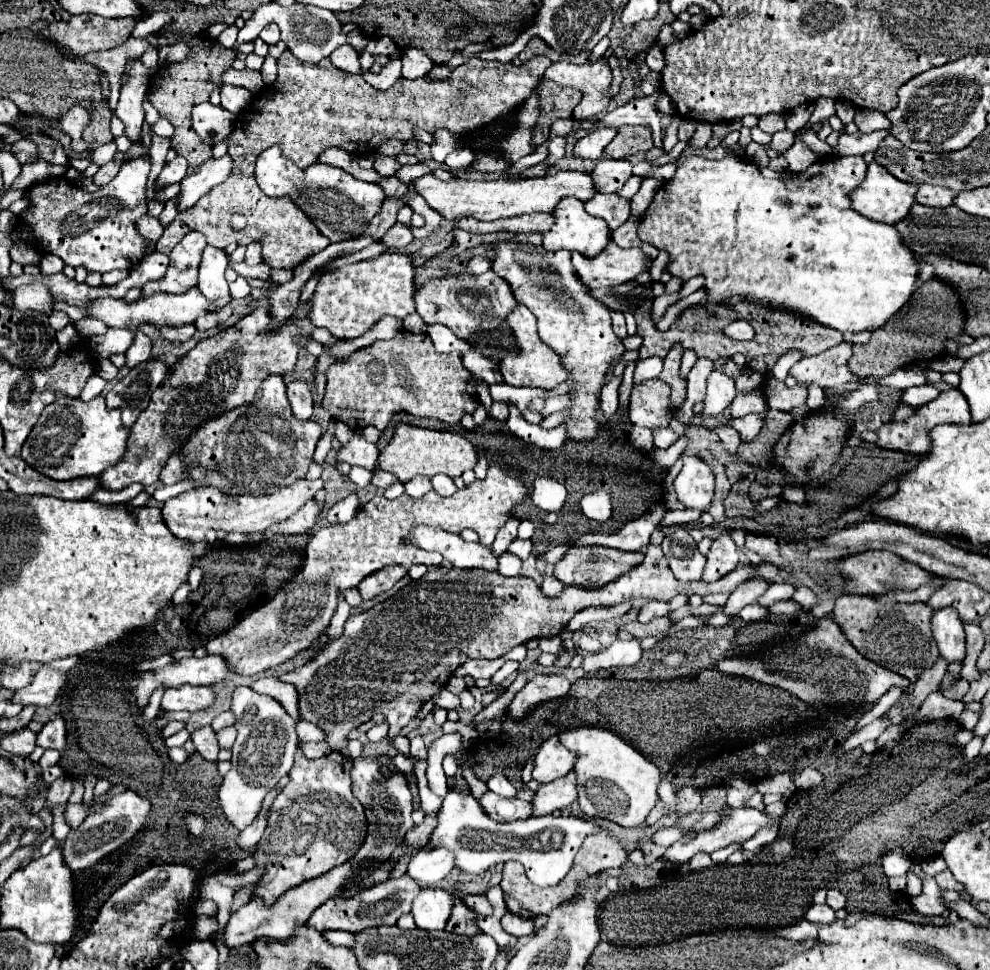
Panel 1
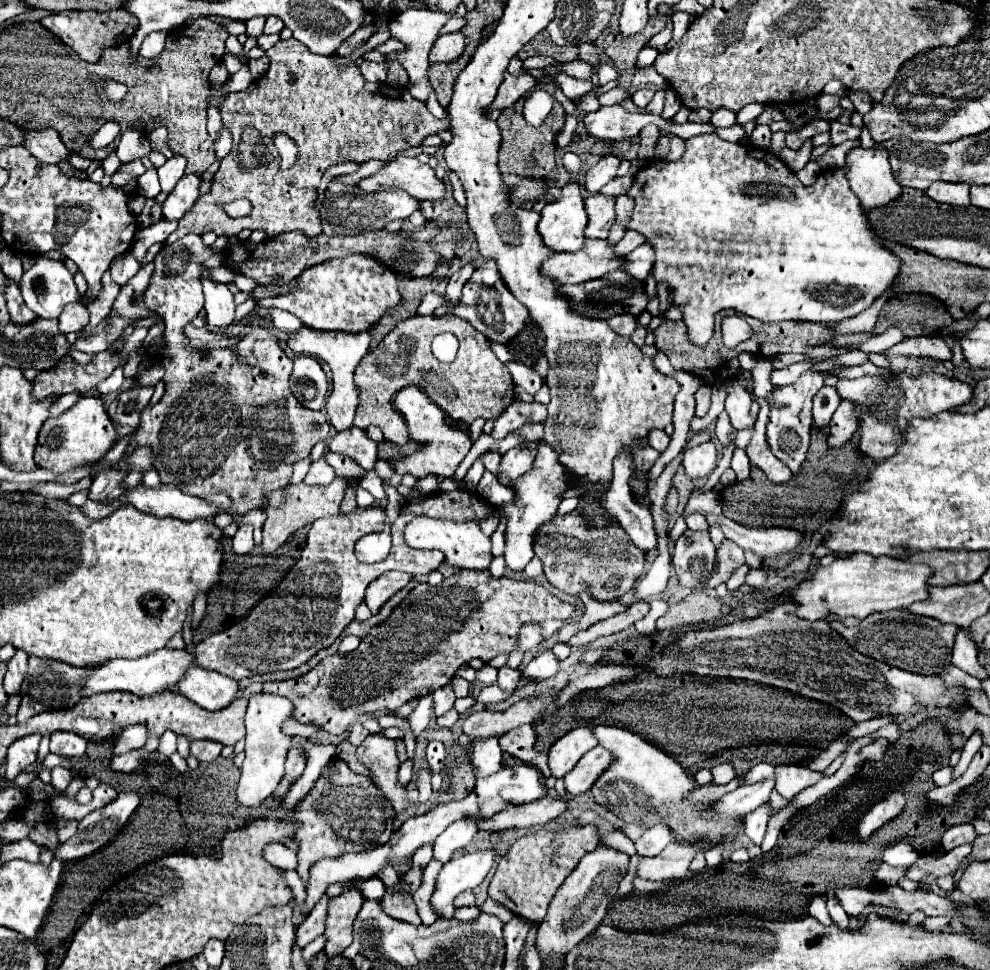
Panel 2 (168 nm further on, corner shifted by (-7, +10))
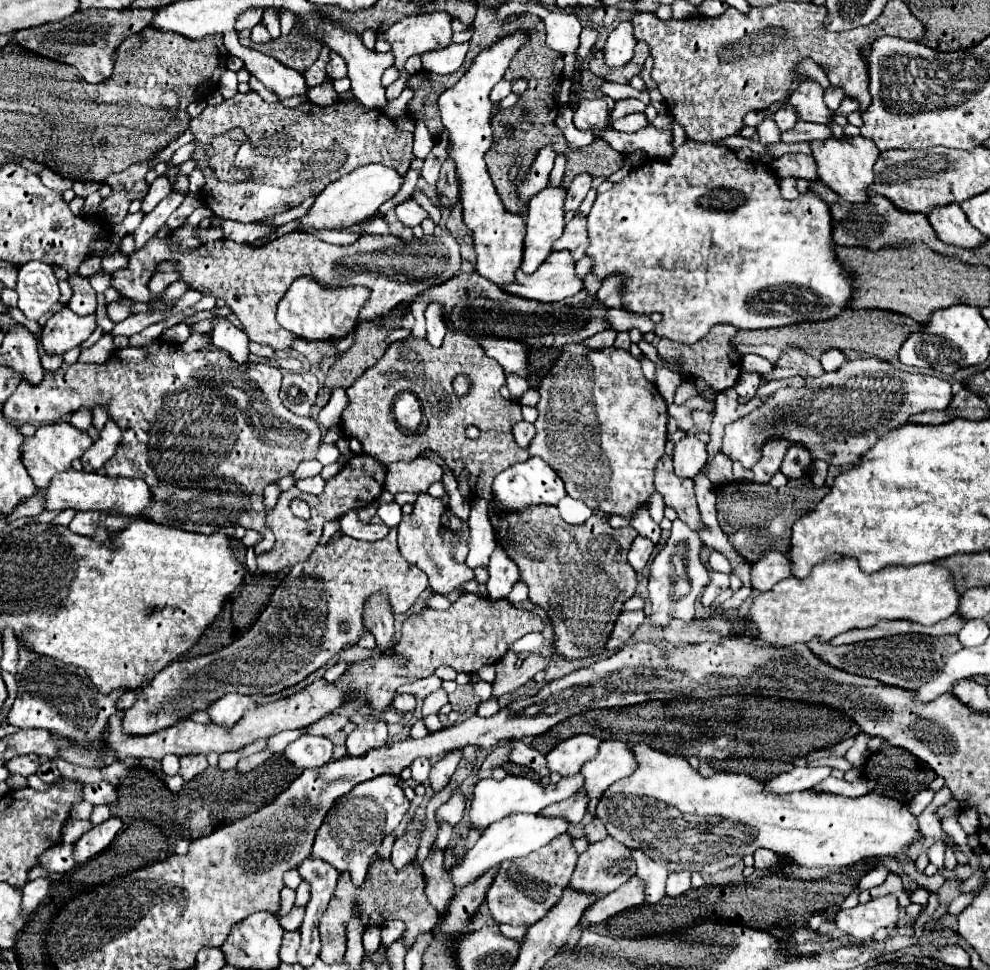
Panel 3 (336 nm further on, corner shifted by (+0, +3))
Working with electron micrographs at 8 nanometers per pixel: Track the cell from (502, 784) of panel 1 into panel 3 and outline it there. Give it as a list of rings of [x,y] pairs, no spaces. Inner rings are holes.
[[[576,773],[572,777],[564,777],[560,779],[556,785],[548,785],[542,787],[540,783],[528,779],[528,777],[520,777],[520,775],[506,775],[504,779],[482,779],[476,783],[474,787],[474,795],[470,801],[470,813],[468,813],[468,827],[470,829],[486,829],[490,827],[490,823],[504,819],[506,815],[512,813],[540,813],[544,807],[564,801],[568,797],[572,797],[574,793],[578,793],[582,789],[582,775]]]

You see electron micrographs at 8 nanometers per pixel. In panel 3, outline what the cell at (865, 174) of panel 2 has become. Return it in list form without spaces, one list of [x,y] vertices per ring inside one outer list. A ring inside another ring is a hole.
[[[858,135],[858,137],[848,137],[846,141],[838,141],[838,139],[828,139],[826,143],[814,141],[812,155],[818,165],[818,175],[826,187],[836,191],[842,199],[850,203],[862,203],[862,199],[866,199],[870,185],[874,183],[874,163],[878,161],[880,155],[872,139]]]

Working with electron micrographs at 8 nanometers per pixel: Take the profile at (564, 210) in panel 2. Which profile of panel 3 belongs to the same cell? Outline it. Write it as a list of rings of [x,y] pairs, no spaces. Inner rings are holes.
[[[546,187],[530,199],[522,261],[524,273],[534,273],[550,257],[554,241],[562,235],[566,225],[562,211],[564,199],[566,191],[562,187]]]

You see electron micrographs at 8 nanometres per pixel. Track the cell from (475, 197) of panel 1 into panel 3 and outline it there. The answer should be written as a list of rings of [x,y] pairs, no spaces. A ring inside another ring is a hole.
[[[364,165],[356,171],[340,177],[338,181],[330,183],[316,199],[308,215],[304,215],[298,223],[300,229],[314,227],[314,229],[340,229],[352,223],[360,223],[368,217],[372,217],[380,205],[390,201],[404,185],[404,175],[398,175],[398,171],[386,167],[386,165]]]

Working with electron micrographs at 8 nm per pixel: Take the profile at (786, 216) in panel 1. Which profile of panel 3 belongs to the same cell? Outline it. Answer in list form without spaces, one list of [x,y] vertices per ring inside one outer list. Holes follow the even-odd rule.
[[[688,139],[682,147],[676,149],[676,153],[670,159],[646,159],[640,167],[634,167],[610,191],[596,197],[594,207],[588,215],[590,247],[586,253],[594,261],[594,267],[592,267],[594,275],[608,277],[616,271],[626,275],[624,303],[628,305],[632,313],[646,313],[646,315],[656,313],[656,311],[662,313],[662,321],[656,325],[658,337],[694,345],[718,323],[730,323],[740,329],[770,329],[770,327],[786,327],[786,325],[804,323],[804,321],[826,321],[826,319],[834,319],[836,315],[840,315],[840,311],[850,305],[850,295],[854,295],[854,279],[850,279],[842,263],[834,259],[836,247],[832,239],[832,223],[834,221],[830,215],[830,205],[818,193],[814,191],[800,193],[798,199],[788,201],[780,195],[778,177],[774,175],[774,171],[770,171],[766,163],[758,159],[740,161],[736,153],[724,145],[718,145],[712,141],[702,143],[702,141]]]

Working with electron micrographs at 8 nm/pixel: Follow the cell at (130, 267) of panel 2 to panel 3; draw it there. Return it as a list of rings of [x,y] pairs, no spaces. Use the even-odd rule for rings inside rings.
[[[100,271],[100,273],[96,273],[96,275],[89,277],[89,280],[96,293],[104,293],[104,291],[110,287],[110,283],[112,283],[112,275]]]

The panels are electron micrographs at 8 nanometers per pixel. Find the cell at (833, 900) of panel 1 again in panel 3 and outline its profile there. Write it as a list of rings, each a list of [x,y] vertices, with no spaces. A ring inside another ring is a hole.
[[[884,895],[870,899],[864,905],[844,909],[836,917],[836,927],[846,935],[854,937],[858,943],[872,941],[874,931],[896,927],[902,907],[894,895]]]

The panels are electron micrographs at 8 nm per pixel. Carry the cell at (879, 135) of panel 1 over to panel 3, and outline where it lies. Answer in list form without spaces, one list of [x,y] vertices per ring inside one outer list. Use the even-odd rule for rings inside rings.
[[[798,121],[794,129],[780,133],[780,141],[782,143],[792,143],[792,141],[826,141],[830,137],[832,137],[832,131],[826,125],[804,123],[804,121]]]

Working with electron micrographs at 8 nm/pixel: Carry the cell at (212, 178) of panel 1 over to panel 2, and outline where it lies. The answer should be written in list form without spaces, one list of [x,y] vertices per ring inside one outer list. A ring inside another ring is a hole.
[[[183,176],[177,186],[173,188],[173,192],[167,196],[167,200],[163,202],[163,218],[165,220],[181,220],[183,214],[195,204],[195,200],[199,198],[199,184],[201,178],[199,176]]]

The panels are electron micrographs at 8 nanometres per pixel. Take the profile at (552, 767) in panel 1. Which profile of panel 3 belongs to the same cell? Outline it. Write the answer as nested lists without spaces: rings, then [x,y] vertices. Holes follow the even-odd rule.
[[[574,735],[566,741],[562,741],[554,751],[546,755],[548,769],[558,775],[576,775],[582,767],[582,763],[590,761],[598,753],[600,739],[592,735]]]

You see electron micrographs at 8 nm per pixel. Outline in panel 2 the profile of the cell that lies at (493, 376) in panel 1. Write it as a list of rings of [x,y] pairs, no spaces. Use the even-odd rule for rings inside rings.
[[[509,362],[505,366],[509,368],[509,372],[513,376],[513,382],[517,386],[521,386],[529,394],[537,394],[539,392],[539,388],[543,384],[543,378],[537,376],[537,372],[533,368],[529,368],[529,366],[521,364],[521,362]]]

